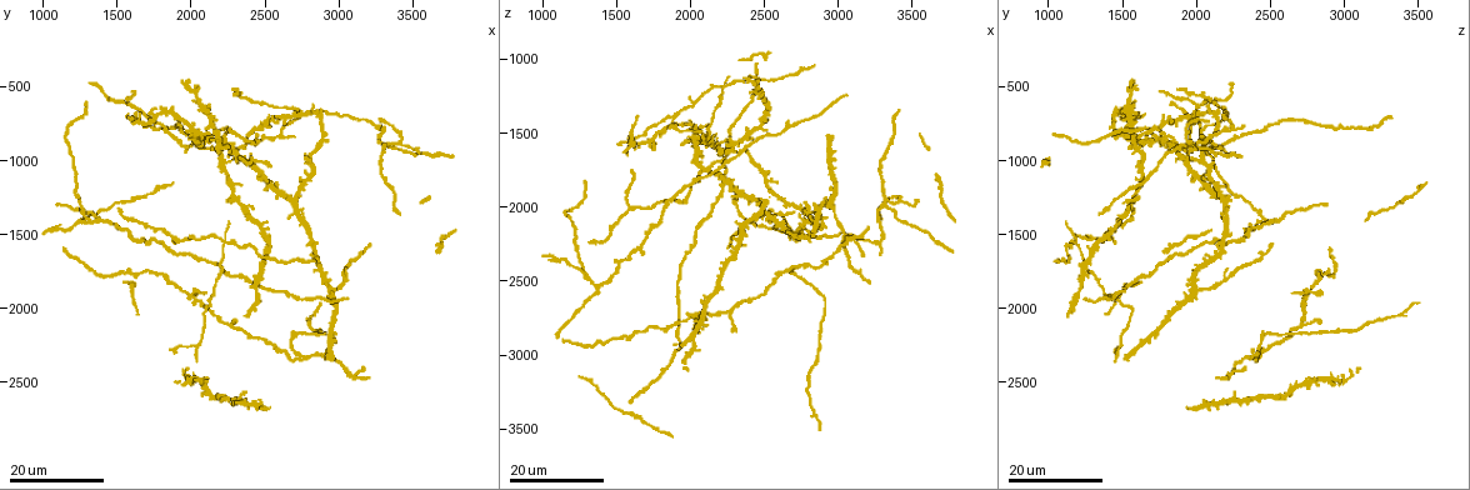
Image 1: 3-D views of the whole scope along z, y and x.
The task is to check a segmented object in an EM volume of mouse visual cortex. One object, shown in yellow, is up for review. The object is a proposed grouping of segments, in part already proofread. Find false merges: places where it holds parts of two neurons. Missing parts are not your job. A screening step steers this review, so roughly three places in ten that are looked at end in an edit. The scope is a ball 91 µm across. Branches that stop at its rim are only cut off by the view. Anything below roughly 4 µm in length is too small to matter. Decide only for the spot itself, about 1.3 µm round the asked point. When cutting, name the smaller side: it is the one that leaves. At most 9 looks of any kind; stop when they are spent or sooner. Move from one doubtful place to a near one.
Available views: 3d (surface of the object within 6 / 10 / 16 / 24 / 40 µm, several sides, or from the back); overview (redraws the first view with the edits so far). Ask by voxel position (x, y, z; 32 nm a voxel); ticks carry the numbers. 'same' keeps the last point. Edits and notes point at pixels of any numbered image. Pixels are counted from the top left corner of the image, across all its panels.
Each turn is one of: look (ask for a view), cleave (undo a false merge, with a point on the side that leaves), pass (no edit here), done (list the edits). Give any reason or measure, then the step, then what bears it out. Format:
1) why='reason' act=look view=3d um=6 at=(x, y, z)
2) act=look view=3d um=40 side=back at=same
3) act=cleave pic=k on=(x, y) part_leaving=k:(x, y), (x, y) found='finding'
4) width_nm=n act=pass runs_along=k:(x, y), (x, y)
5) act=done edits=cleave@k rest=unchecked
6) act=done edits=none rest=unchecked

why='small branch off a trunk' act=look view=3d um=24 at=(1580, 640, 2000)

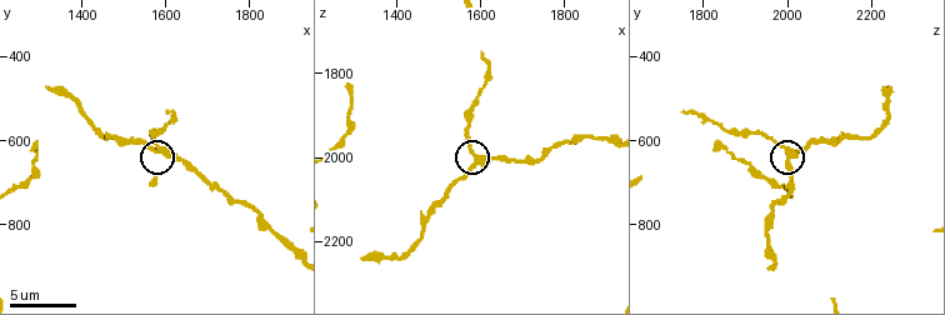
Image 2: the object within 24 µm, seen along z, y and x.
act=look view=3d um=6 at=(1585, 630, 2015)

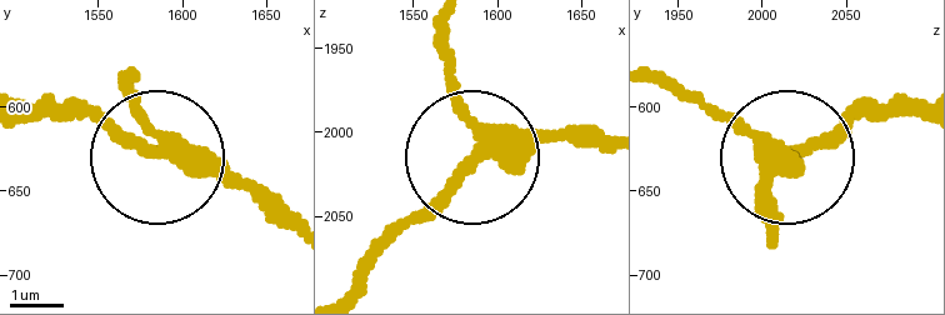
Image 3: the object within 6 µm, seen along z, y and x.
act=look view=3d um=6 side=back at=(1588, 626, 2012)

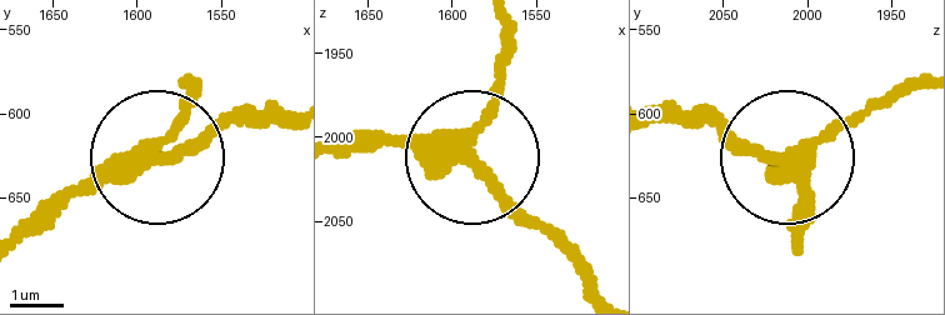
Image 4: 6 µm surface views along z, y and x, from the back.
side_arm_um=10 act=pass runs_along=4:(344, 146), (474, 151), (505, 44) found='all the same neuron'

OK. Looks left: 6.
why='three-way junction' act=look view=3d um=24 at=(2900, 660, 2200)

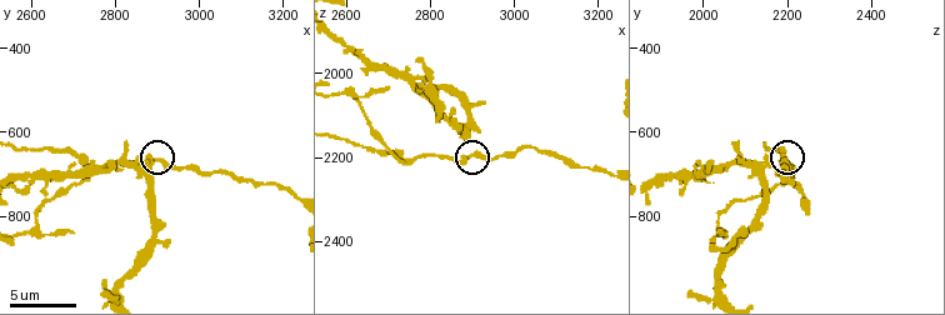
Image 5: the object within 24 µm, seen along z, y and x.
act=look view=3d um=10 at=(2915, 670, 2195)

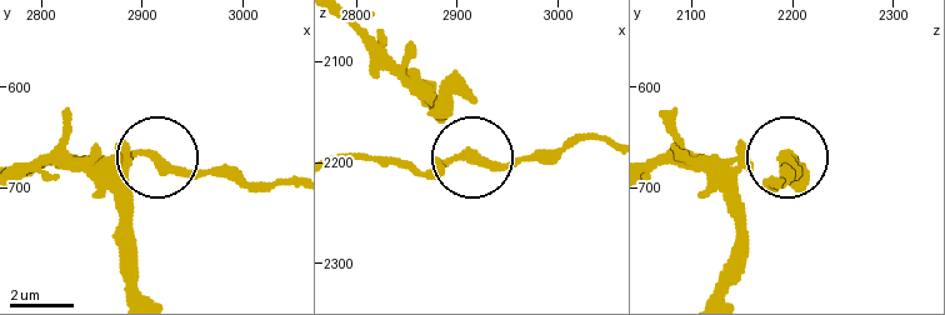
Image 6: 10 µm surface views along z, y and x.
act=look view=3d um=10 side=back at=(2912, 672, 2196)

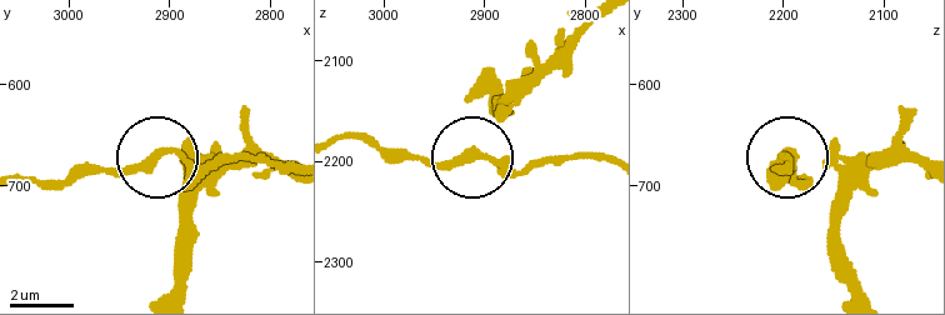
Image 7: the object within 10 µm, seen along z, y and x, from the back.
side_arm_um=33 arms=3 act=pass found='one neuron here'

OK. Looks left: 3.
why='four or more arms meet' act=look view=3d um=16 at=(2220, 1560, 1200)

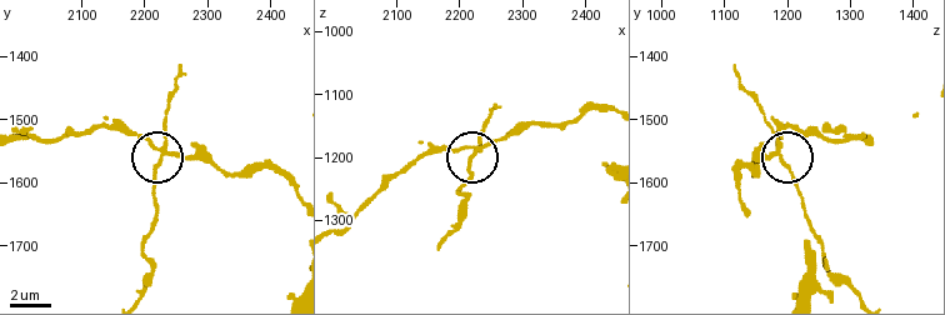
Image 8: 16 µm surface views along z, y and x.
act=look view=3d um=10 at=(2225, 1550, 1185)

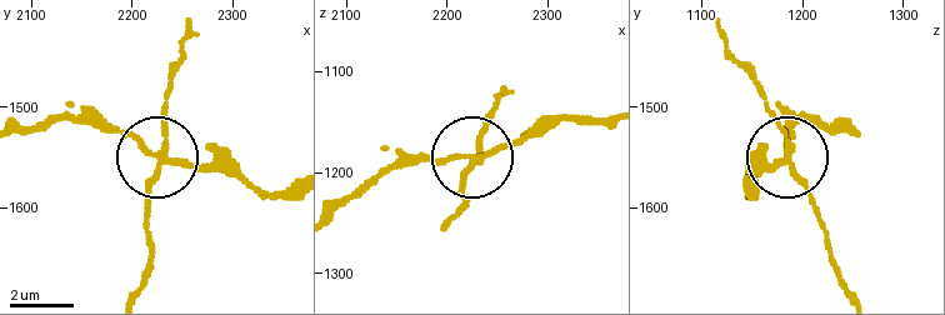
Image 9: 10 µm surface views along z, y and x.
act=cleave pic=9 on=(163, 110) part_leaving=9:(164, 155), (148, 201), (148, 266), (138, 290) found='two neurons meet here'

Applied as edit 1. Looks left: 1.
act=done edits=cleave@9 rest=unchecked

